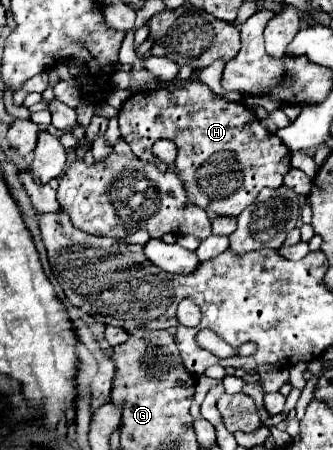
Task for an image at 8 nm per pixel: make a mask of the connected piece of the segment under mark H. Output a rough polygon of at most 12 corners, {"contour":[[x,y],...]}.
{"contour":[[205,83],[133,93],[121,137],[161,137],[191,203],[237,217],[281,187],[291,153]]}

